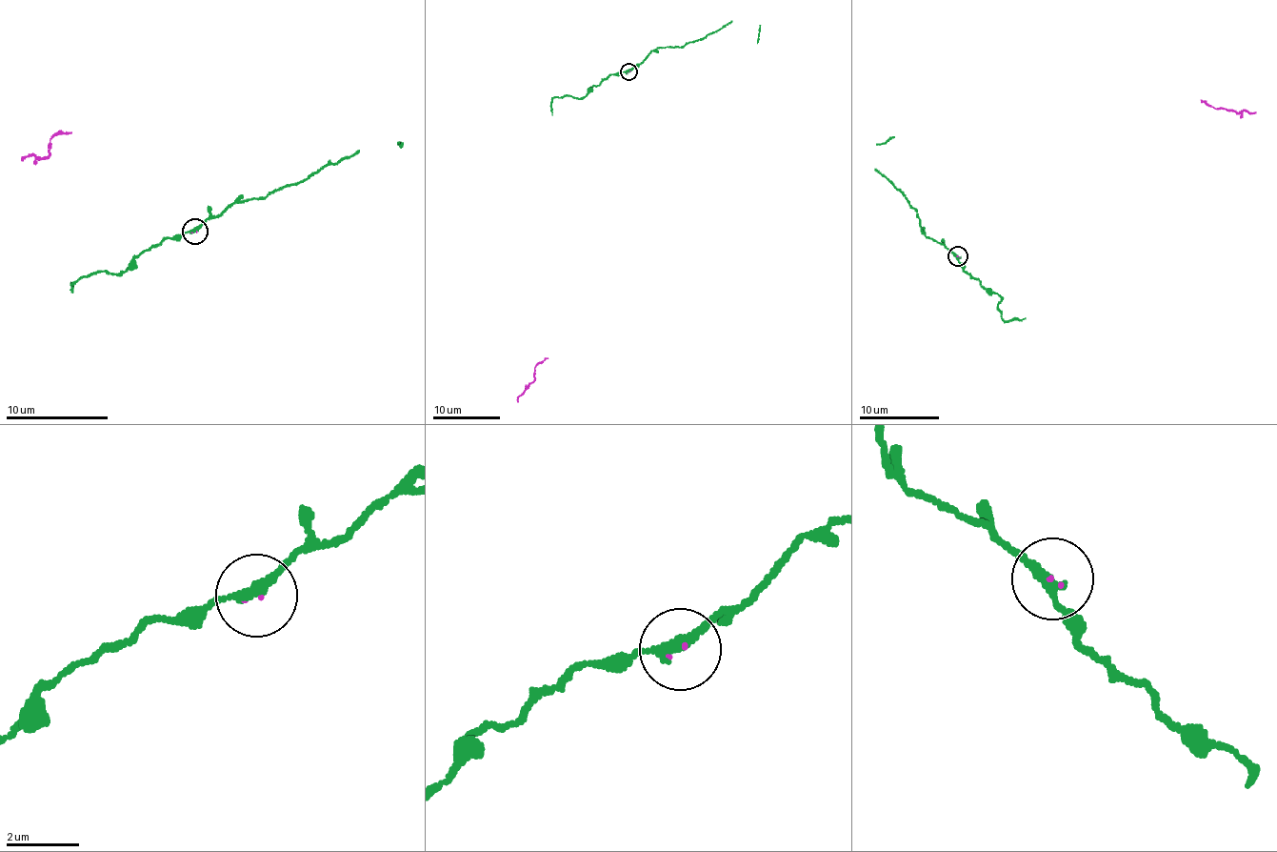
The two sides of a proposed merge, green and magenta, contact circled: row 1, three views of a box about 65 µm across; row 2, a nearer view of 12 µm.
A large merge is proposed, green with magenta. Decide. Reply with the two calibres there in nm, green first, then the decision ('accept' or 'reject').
240 nm thick on the green side, 50 nm on the other; accept

